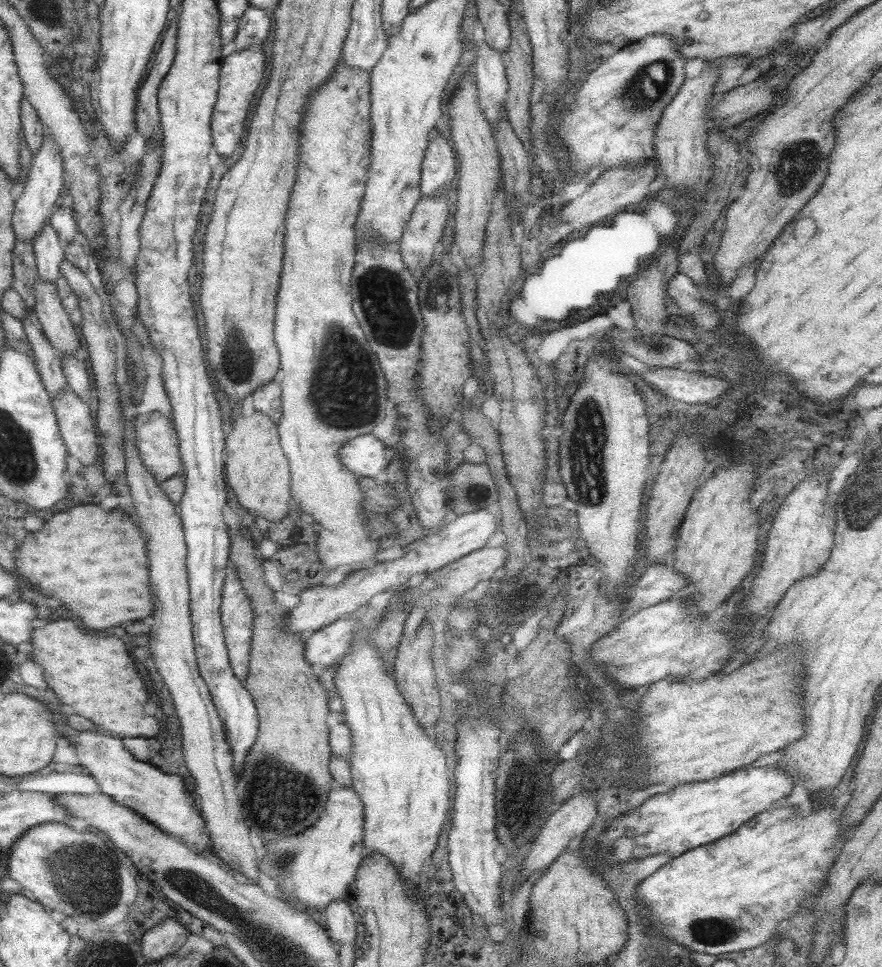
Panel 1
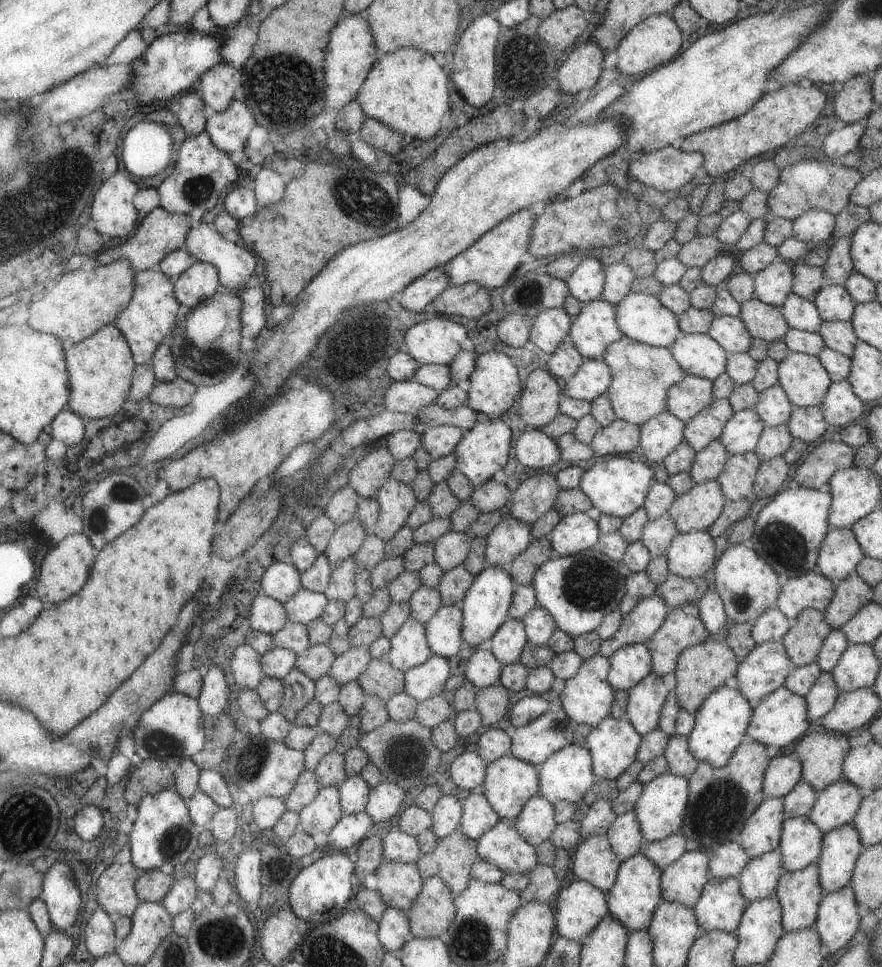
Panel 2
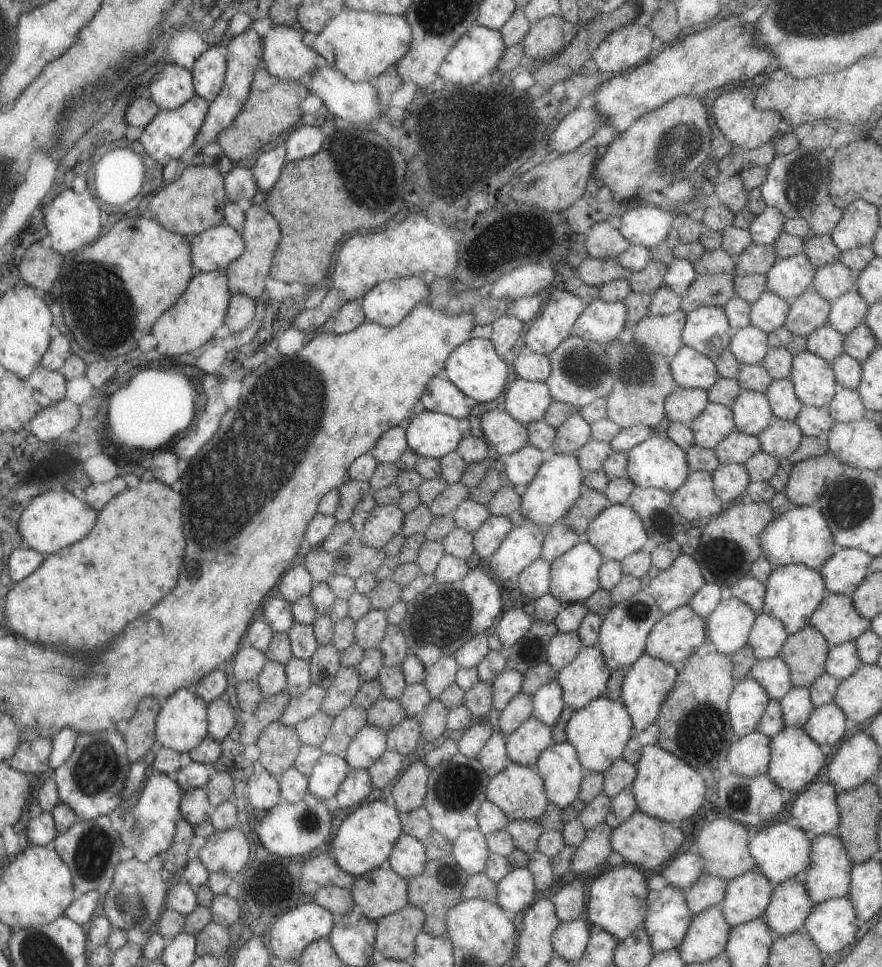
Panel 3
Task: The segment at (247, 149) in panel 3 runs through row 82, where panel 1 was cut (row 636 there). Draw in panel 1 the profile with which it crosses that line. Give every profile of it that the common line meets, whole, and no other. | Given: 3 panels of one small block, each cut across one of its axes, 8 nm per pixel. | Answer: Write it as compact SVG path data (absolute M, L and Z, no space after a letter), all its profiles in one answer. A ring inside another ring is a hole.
M240 526L237 528L237 534L231 536L228 561L233 564L233 571L236 577L239 579L241 588L243 592L247 595L249 604L252 610L252 633L250 636L250 649L248 652L248 669L247 676L243 680L243 687L251 695L252 701L254 702L254 707L256 708L256 715L259 724L259 728L256 732L256 737L254 738L253 744L249 747L247 751L241 774L238 775L239 779L243 780L244 785L244 795L240 802L241 807L241 817L245 822L245 825L249 827L251 832L255 832L259 838L263 841L277 840L278 838L300 833L304 828L307 828L315 819L319 816L319 813L324 809L324 804L330 788L333 788L333 782L331 775L328 771L328 762L332 757L331 749L328 745L328 729L329 726L326 724L329 716L329 708L327 707L327 695L326 691L321 687L320 682L314 677L312 672L312 667L308 665L308 662L304 659L304 636L297 635L293 633L288 633L284 631L284 618L286 618L286 608L280 607L274 601L274 592L270 589L270 586L264 581L263 569L261 563L255 558L254 547L258 540L257 535L252 535L247 532L245 528Z

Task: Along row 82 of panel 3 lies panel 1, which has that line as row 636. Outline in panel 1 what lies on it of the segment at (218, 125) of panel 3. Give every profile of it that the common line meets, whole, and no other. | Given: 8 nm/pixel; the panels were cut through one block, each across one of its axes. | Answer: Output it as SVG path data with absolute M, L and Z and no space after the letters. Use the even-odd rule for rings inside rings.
M225 569L219 612L230 669L243 683L248 669L252 610L233 569Z

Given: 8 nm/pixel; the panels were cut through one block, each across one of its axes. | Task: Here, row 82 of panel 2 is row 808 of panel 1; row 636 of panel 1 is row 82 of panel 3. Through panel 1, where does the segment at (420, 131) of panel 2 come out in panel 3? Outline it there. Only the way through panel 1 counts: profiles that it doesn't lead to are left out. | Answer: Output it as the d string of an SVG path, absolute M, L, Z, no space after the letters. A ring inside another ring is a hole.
M343 7L316 34L311 48L333 54L333 68L348 81L360 83L377 78L407 52L412 32L402 15L386 15L371 11L356 11Z

